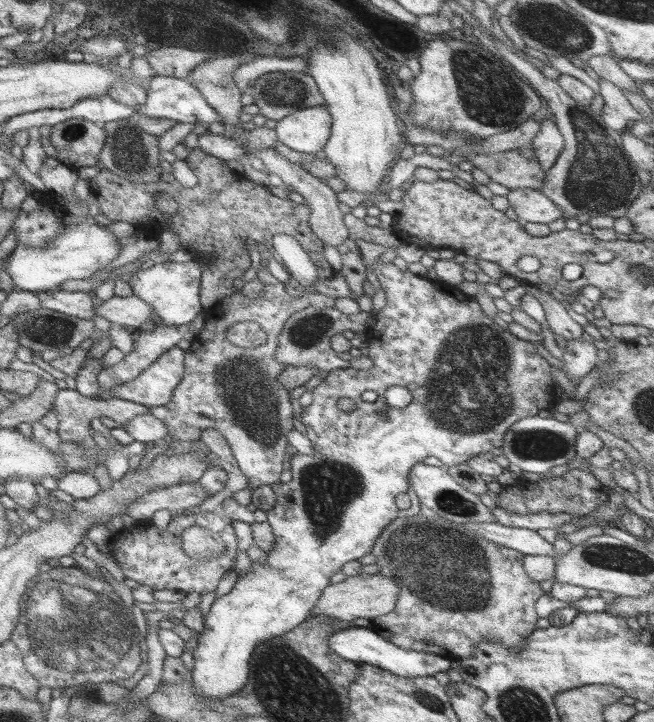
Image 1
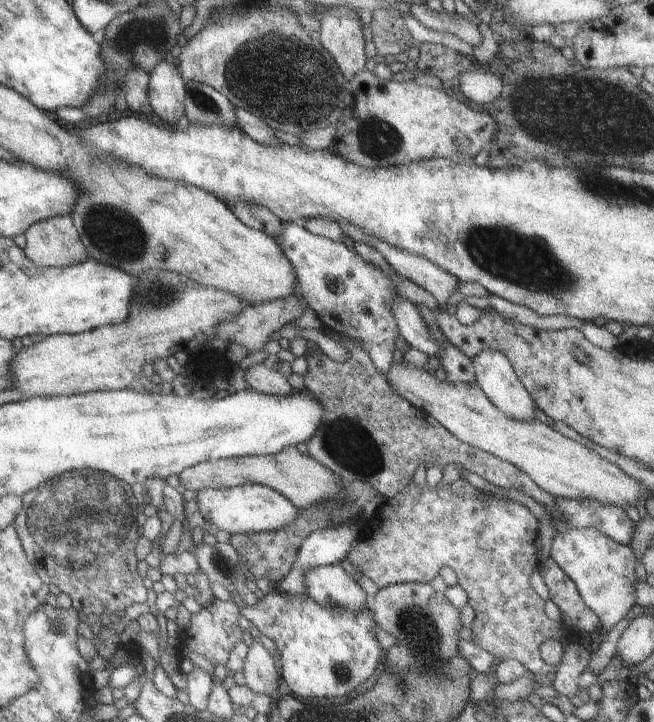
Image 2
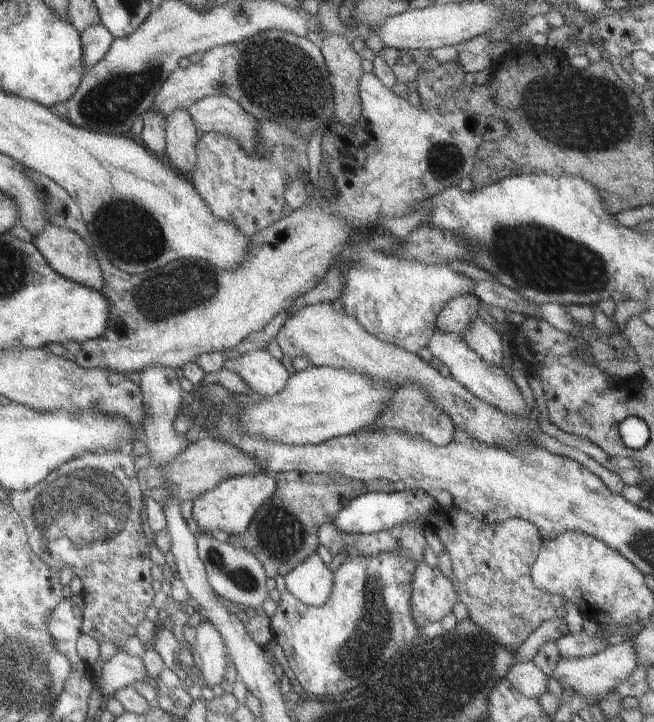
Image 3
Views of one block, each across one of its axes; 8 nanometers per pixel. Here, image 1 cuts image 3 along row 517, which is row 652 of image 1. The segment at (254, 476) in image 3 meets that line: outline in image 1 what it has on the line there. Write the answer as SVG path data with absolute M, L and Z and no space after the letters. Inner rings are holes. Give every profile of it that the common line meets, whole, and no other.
M378 258L371 265L371 270L373 270L373 274L375 274L375 278L377 278L377 282L379 282L379 286L385 295L385 305L375 313L373 316L375 324L368 329L369 341L366 343L366 347L368 348L368 357L373 364L367 370L356 371L347 367L329 371L323 381L311 389L311 403L303 408L303 412L299 415L299 422L305 427L306 438L311 443L313 453L310 456L290 453L288 461L291 465L291 468L289 468L291 480L286 484L278 482L270 486L273 494L276 495L275 504L273 504L271 510L265 512L265 516L273 533L273 547L265 554L265 562L263 564L252 563L249 571L238 576L233 587L225 595L217 597L205 614L203 631L198 633L197 644L192 651L193 667L187 676L191 688L195 690L197 696L203 696L203 698L233 696L247 680L247 662L251 652L255 650L255 646L258 646L259 642L264 640L281 636L283 632L295 628L297 624L301 624L303 620L310 616L311 610L315 607L315 601L321 595L321 591L328 586L331 575L340 572L344 563L357 561L357 559L367 555L379 533L397 517L398 509L394 506L394 499L406 493L409 470L415 464L421 463L425 458L436 458L447 468L455 464L466 463L469 458L476 455L481 456L488 451L499 452L507 428L510 428L517 420L536 416L539 410L546 410L547 406L554 400L554 387L549 385L552 379L550 364L535 351L532 343L517 339L508 330L499 327L491 318L487 317L479 308L473 296L465 295L458 287L449 286L447 283L432 282L423 276L412 274L407 269L405 271L400 270L392 263L383 263ZM390 386L402 386L409 390L411 401L407 406L396 409L385 404L383 393ZM365 390L373 390L377 395L374 402L367 404L367 408L363 406L363 400L360 398L361 392L365 392ZM341 398L351 400L355 407L350 412L342 412L337 407L337 400L341 400Z

